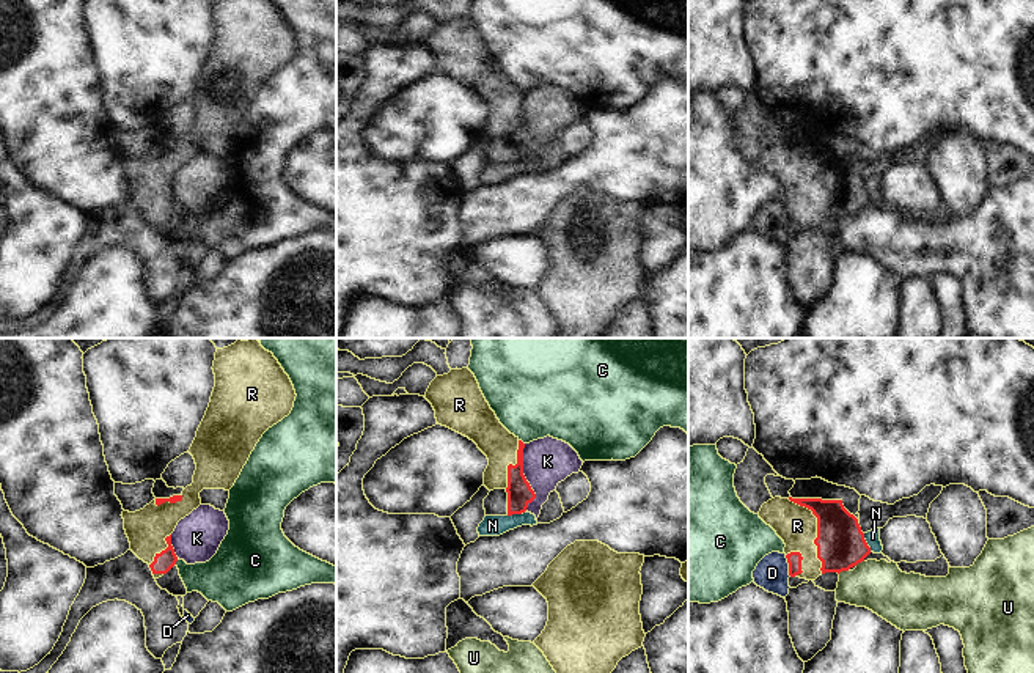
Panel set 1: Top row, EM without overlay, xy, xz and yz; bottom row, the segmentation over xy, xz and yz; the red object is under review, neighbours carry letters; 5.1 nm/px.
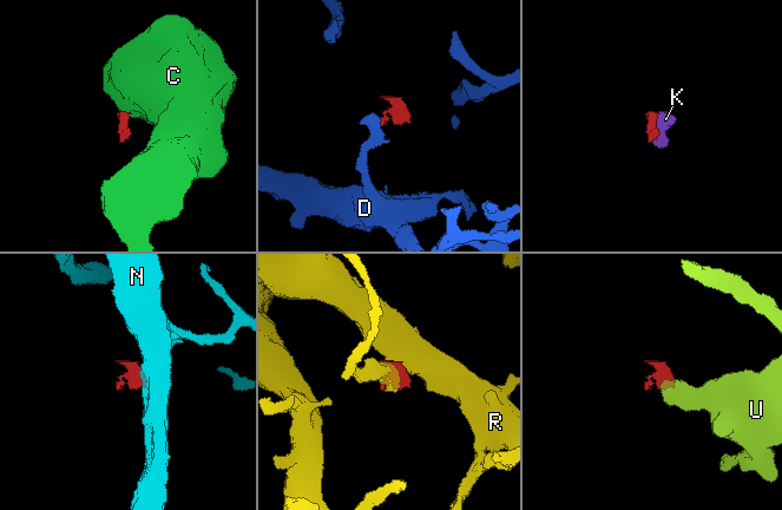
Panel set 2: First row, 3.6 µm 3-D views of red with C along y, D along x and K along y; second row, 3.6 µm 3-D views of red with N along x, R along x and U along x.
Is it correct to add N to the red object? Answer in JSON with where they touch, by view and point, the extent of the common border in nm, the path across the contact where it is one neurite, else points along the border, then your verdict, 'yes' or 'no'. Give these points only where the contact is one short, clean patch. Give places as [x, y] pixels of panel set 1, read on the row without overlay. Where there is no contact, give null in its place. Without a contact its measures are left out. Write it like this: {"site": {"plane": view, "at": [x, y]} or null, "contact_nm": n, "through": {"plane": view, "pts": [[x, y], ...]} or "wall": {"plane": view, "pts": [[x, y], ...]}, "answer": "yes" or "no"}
{"site": {"plane": "yz", "at": [866, 191]}, "contact_nm": 100, "wall": {"plane": "yz", "pts": [[863, 181], [871, 198]]}, "answer": "no"}

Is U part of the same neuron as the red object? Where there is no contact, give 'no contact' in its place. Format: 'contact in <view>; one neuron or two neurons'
contact in yz; two neurons

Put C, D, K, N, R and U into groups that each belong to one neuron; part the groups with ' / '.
C / D / K N / R / U

